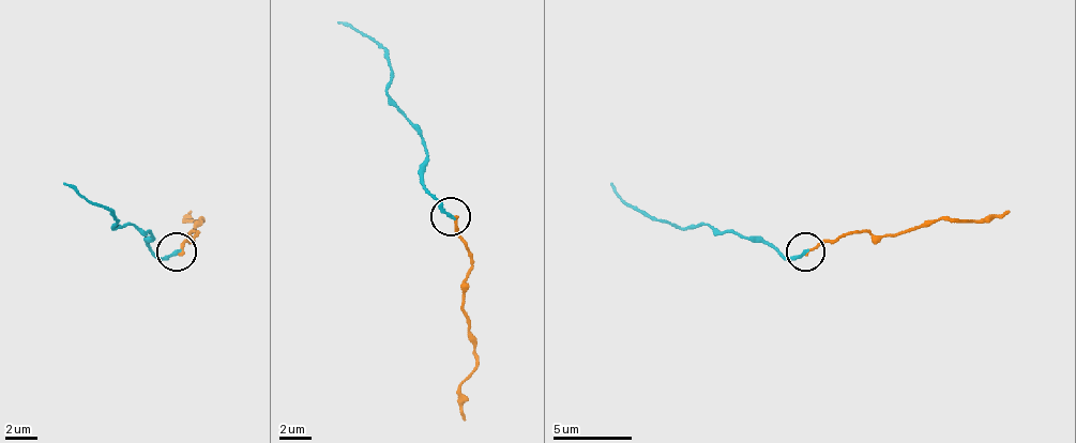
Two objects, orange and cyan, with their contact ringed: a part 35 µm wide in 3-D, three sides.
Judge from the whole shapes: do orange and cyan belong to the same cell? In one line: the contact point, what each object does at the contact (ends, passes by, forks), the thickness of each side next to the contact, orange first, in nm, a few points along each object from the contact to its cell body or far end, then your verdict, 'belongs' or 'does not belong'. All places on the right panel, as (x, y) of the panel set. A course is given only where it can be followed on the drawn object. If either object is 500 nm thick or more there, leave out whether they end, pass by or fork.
(805, 251) | orange ends | cyan ends | 200/240 nm | orange via (804, 250), (855, 231), (898, 234), (950, 219), (973, 219), (1009, 211) | cyan via (804, 250), (785, 258), (773, 246), (706, 223), (682, 227), (651, 219), (627, 203), (611, 184) | belongs

